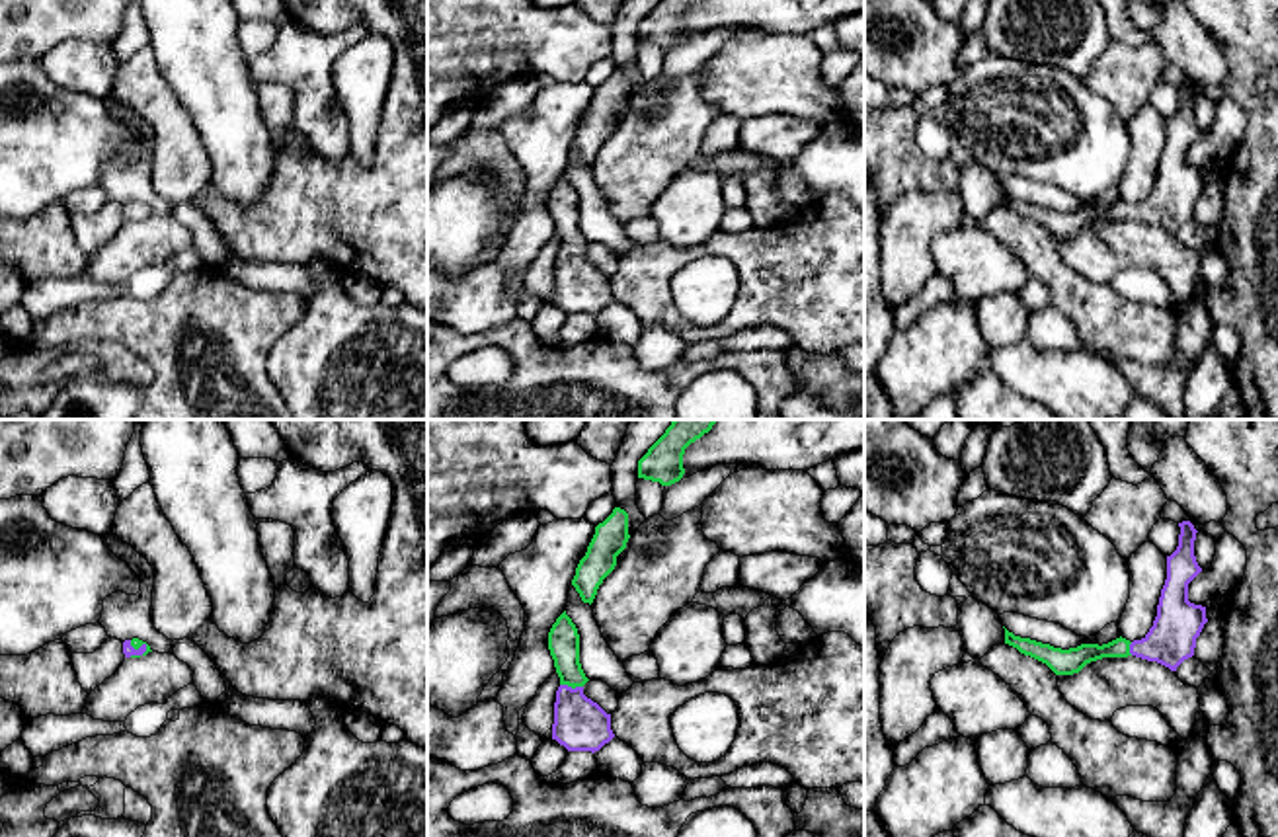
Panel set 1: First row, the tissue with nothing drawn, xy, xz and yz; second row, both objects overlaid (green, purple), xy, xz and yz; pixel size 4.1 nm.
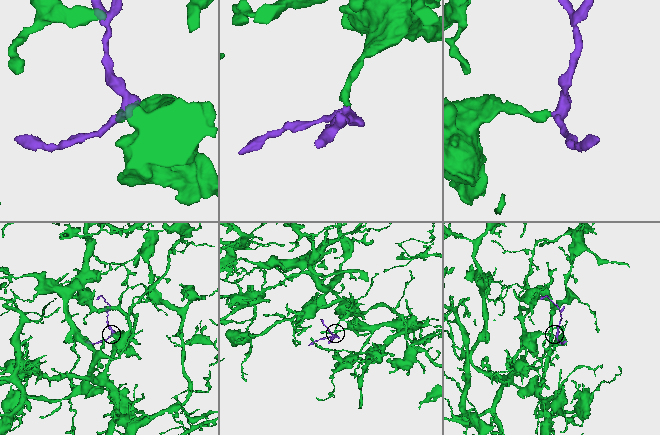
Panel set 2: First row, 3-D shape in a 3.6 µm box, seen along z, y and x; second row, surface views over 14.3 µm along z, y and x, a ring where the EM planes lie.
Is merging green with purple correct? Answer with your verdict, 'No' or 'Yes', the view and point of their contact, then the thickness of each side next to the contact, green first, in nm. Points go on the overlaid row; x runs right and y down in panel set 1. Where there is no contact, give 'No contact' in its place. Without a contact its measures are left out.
Yes. Touches green at xz (572, 687). Thickness 130 nm (green) against 220 nm

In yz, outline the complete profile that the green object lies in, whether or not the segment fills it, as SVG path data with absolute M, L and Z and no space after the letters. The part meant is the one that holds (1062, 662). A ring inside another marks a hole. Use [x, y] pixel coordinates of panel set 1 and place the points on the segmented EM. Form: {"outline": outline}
{"outline": "M1190 521L1178 523L1178 546L1167 556L1167 579L1161 589L1157 617L1141 640L1116 638L1108 644L1081 644L1061 650L1030 638L1015 636L1005 628L1005 644L1046 663L1056 675L1079 673L1087 663L1102 658L1136 656L1157 661L1171 671L1194 656L1196 638L1206 618L1206 607L1188 601L1188 583L1202 572L1194 556L1196 529Z"}

